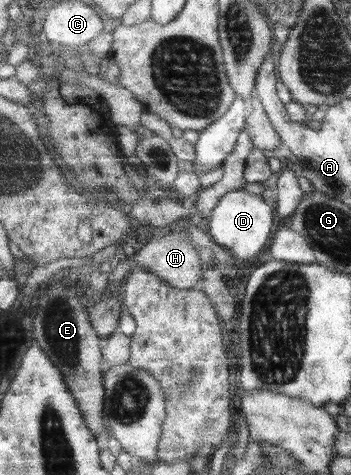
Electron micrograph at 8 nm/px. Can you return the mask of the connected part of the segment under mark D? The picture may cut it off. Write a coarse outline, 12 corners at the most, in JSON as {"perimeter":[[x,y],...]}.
{"perimeter":[[247,190],[224,195],[203,224],[238,261],[272,238],[273,205]]}

